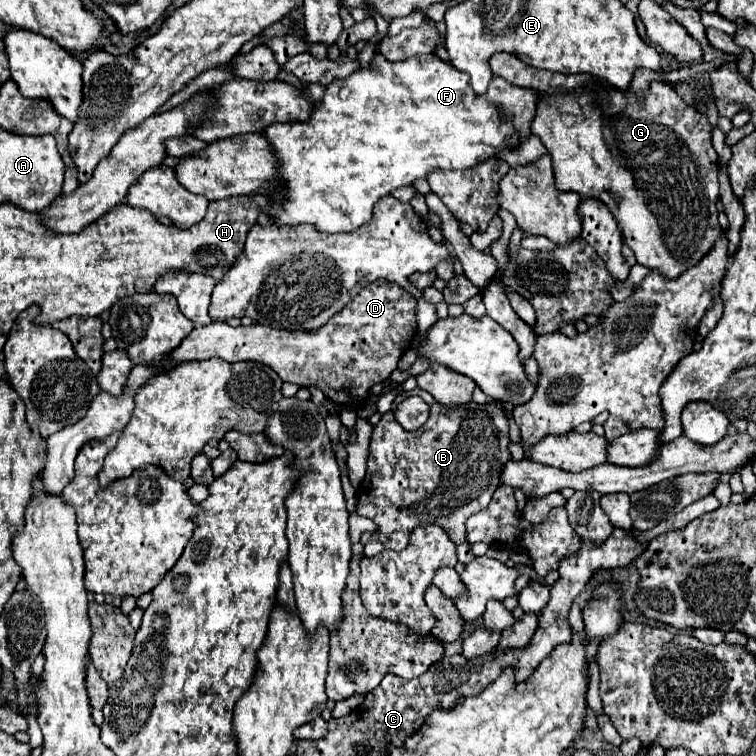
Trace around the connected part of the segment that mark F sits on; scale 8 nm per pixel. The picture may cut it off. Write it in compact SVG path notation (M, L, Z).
M375 53L375 57L371 59L369 69L357 69L353 75L345 77L345 79L337 79L333 81L327 91L325 97L321 101L315 103L313 115L309 121L305 123L273 123L269 125L263 133L267 135L269 143L273 145L277 157L281 159L281 177L285 179L285 193L281 195L281 199L275 199L275 203L269 207L269 211L265 211L267 215L271 215L275 219L275 223L281 225L299 225L299 223L309 223L315 225L319 231L325 233L341 233L341 231L355 231L357 227L369 223L373 219L373 207L375 203L389 195L393 189L399 187L407 187L413 185L417 179L425 179L431 171L435 169L473 169L481 163L485 163L491 157L497 157L499 151L507 149L507 139L511 135L519 137L519 143L527 141L531 135L531 121L535 117L535 109L539 103L539 93L531 91L531 89L521 89L515 87L511 83L507 83L503 77L493 77L493 81L489 83L489 89L485 95L477 95L471 87L469 87L469 75L457 71L453 65L441 61L437 55L427 55L427 59L423 57L415 57L415 59L407 59L407 61L387 61L381 53Z

